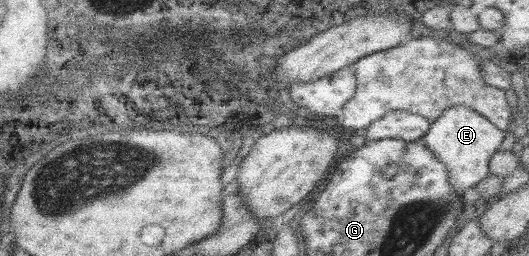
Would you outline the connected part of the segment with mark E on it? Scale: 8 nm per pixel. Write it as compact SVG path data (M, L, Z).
M452 106L429 122L426 133L417 141L446 167L446 179L457 194L462 195L464 189L474 186L489 175L489 159L500 149L500 142L506 135L478 112L464 106Z

